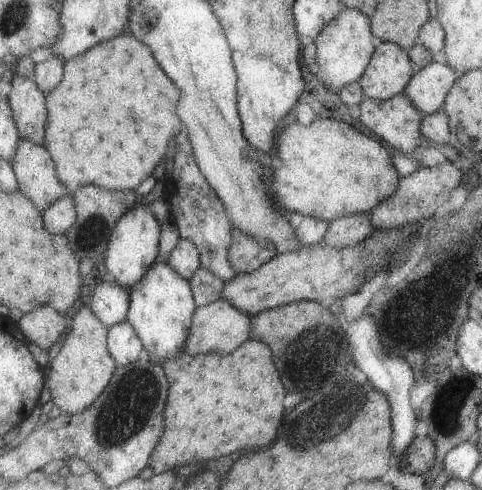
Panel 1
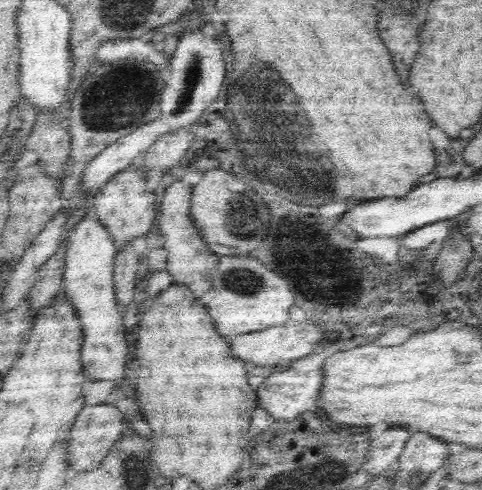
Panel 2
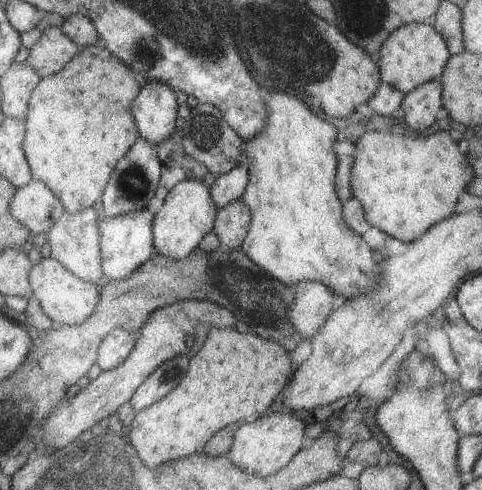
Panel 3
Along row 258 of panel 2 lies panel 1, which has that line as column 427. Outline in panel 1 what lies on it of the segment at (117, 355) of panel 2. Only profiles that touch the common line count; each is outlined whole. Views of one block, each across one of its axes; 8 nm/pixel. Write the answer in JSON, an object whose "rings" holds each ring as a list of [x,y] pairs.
{"rings":[[[431,62],[411,76],[403,94],[407,96],[407,100],[411,100],[411,104],[419,112],[431,116],[441,110],[447,92],[451,90],[451,86],[459,76],[461,74],[451,66]]]}

